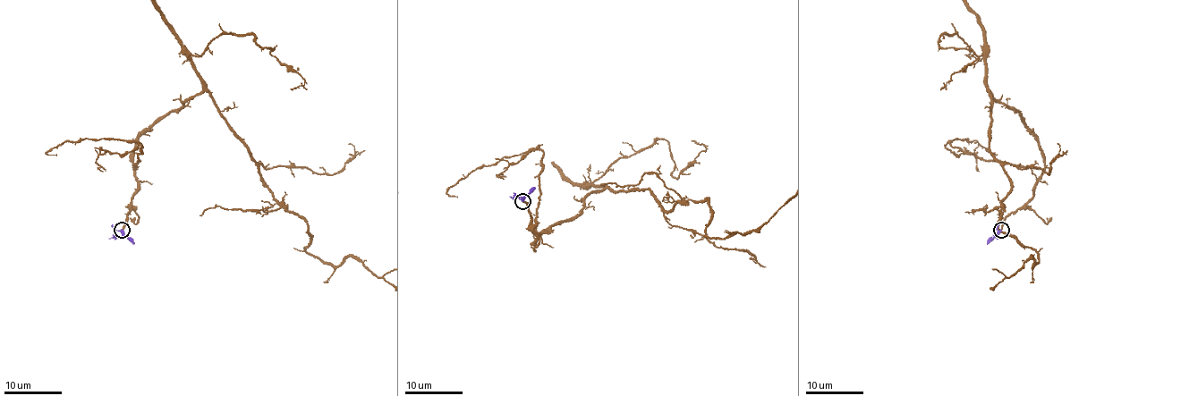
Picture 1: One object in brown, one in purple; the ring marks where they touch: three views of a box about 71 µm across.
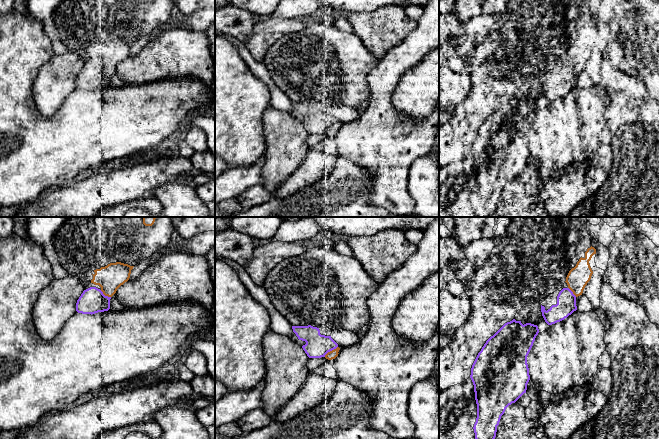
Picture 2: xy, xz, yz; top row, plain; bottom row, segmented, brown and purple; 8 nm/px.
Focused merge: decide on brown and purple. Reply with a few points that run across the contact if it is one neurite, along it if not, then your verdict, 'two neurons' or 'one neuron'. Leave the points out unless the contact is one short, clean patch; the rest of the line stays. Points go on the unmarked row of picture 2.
one neuron

